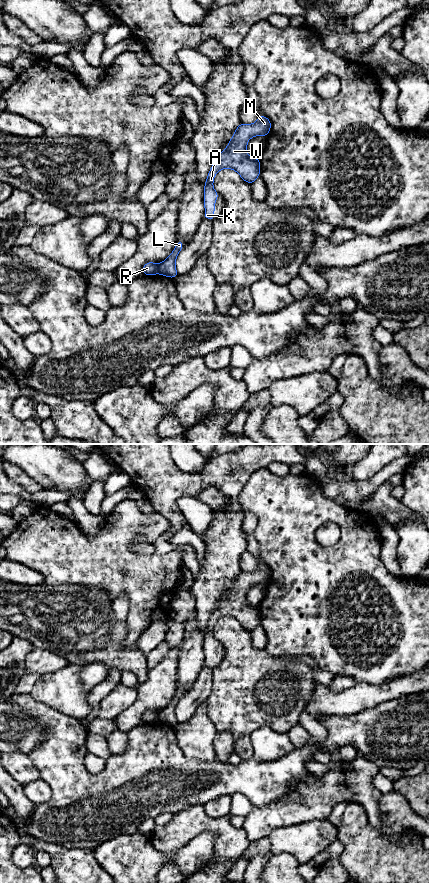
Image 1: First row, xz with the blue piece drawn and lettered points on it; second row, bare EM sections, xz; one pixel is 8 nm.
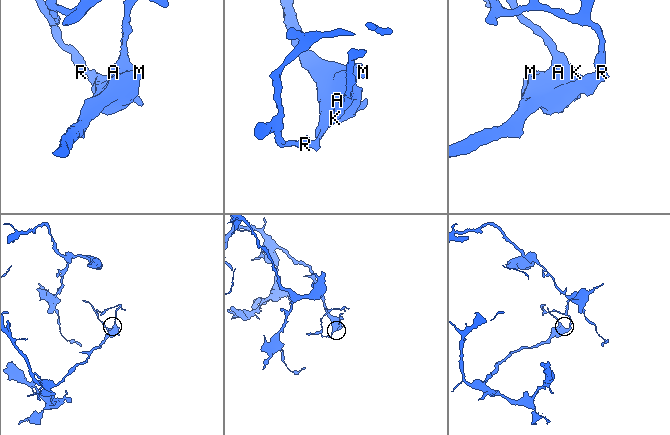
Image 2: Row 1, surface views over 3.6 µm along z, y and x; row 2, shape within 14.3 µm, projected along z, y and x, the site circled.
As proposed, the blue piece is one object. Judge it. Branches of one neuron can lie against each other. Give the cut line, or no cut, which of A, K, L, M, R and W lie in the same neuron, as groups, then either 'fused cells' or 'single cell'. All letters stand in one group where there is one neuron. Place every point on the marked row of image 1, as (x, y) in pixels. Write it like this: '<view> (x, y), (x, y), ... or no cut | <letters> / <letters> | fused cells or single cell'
xz (159, 264), (157, 272) | A K L M W / R | fused cells

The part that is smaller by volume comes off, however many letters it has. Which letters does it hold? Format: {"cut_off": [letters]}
{"cut_off": ["R"]}

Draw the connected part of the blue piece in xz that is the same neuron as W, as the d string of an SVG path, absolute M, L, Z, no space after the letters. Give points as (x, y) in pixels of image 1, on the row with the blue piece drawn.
M259 115L253 124L241 123L235 130L228 146L220 152L212 165L204 185L204 218L213 220L215 200L219 195L213 188L215 175L221 169L233 169L241 178L252 184L260 176L260 160L252 158L247 153L247 143L255 136L267 136L271 129L271 122L266 116Z

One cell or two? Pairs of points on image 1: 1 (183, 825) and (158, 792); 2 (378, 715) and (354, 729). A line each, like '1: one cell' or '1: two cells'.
1: two cells
2: one cell

